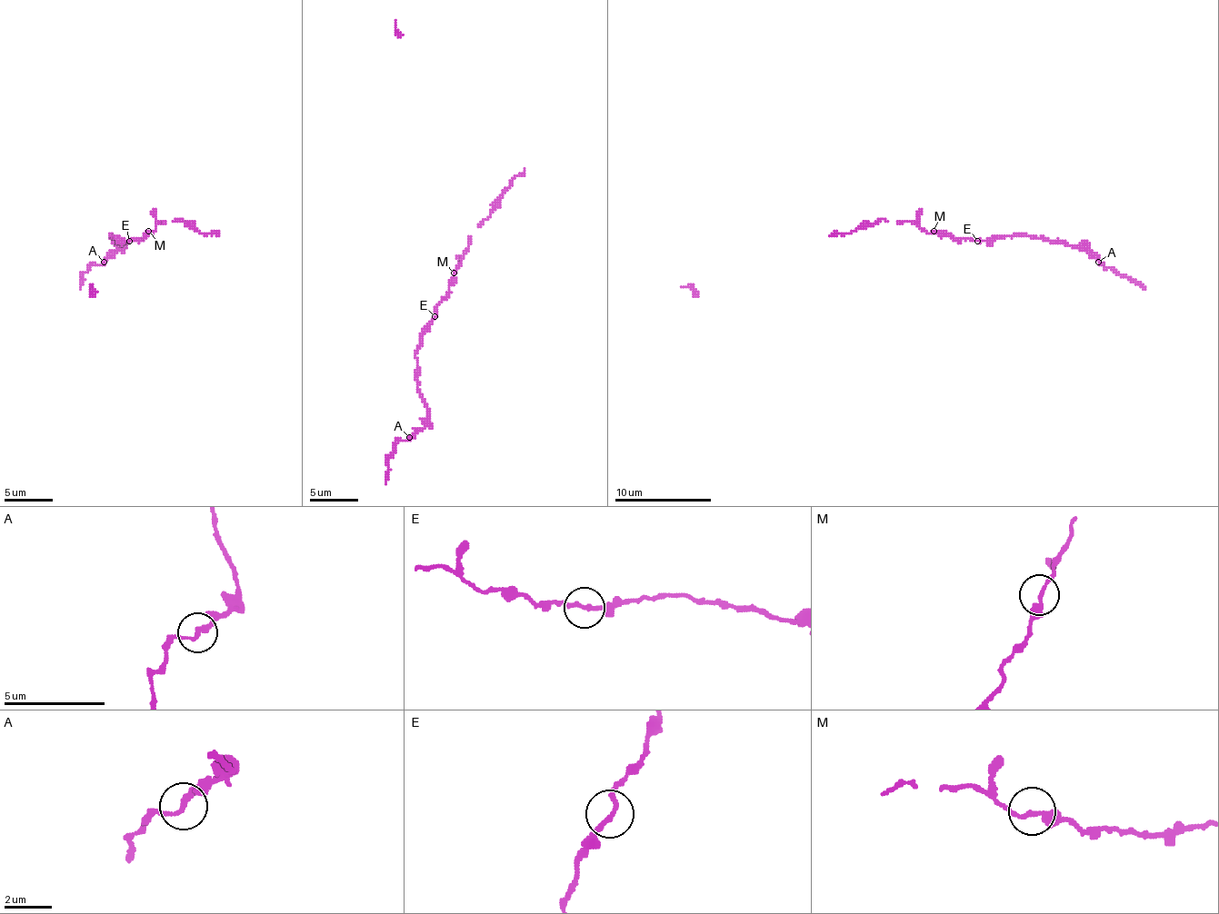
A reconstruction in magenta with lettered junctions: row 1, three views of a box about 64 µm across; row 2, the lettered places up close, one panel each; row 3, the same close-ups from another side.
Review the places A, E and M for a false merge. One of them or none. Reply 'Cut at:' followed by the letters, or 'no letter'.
Cut at: no letter

